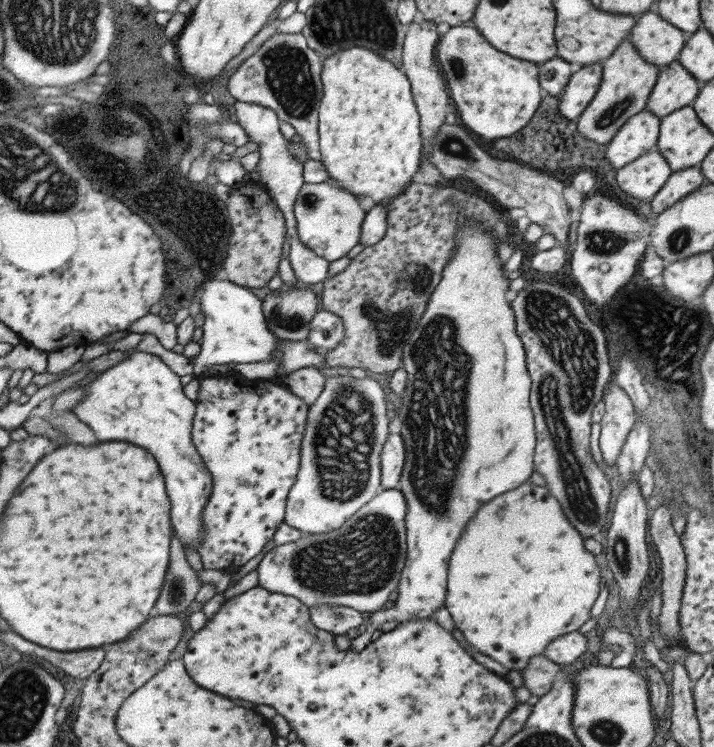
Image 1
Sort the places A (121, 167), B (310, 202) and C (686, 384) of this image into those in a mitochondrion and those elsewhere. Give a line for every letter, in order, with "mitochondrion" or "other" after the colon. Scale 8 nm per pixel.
A: other
B: mitochondrion
C: other

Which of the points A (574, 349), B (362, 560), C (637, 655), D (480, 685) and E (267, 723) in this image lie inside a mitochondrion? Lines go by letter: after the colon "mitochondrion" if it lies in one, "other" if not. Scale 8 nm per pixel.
A: mitochondrion
B: mitochondrion
C: other
D: other
E: other

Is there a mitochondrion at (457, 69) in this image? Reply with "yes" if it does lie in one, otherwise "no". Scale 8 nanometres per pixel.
yes

